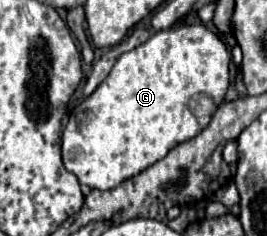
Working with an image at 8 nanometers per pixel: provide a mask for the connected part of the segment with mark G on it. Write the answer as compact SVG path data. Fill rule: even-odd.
M202 22L154 32L144 44L122 54L108 78L70 114L62 132L62 158L66 170L84 186L110 190L162 160L174 146L194 138L208 126L216 106L224 102L230 82L230 62L232 56L228 46Z

